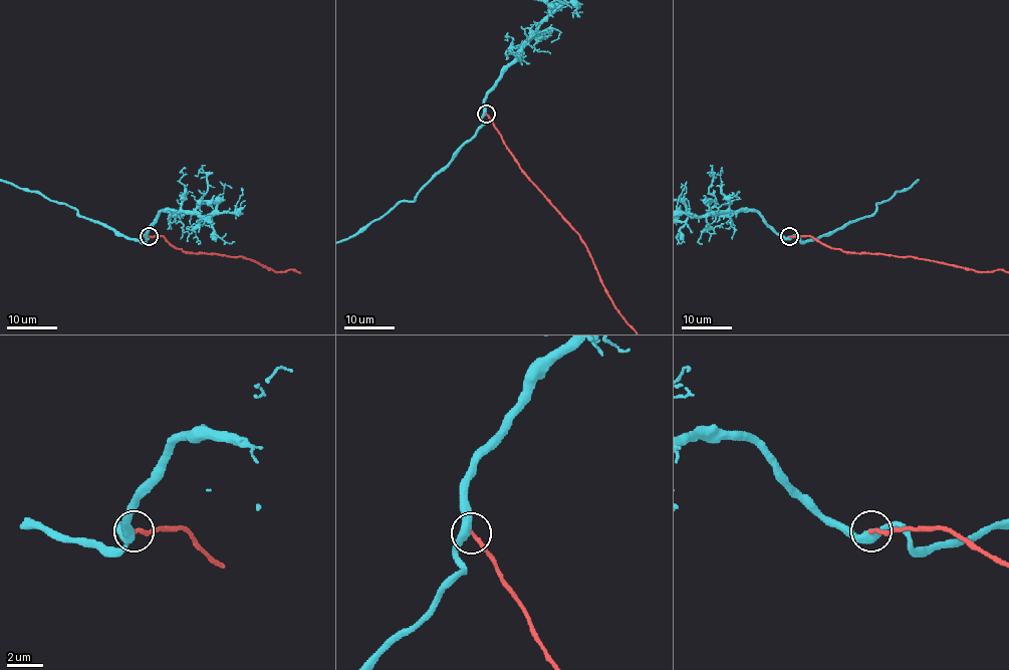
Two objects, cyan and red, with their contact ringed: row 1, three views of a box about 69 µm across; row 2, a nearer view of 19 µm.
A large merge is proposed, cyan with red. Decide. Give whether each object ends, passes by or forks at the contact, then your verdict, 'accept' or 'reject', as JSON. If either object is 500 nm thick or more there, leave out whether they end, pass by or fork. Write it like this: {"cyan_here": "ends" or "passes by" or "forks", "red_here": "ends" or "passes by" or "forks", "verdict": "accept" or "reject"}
{"cyan_here": "passes by", "red_here": "ends", "verdict": "accept"}

